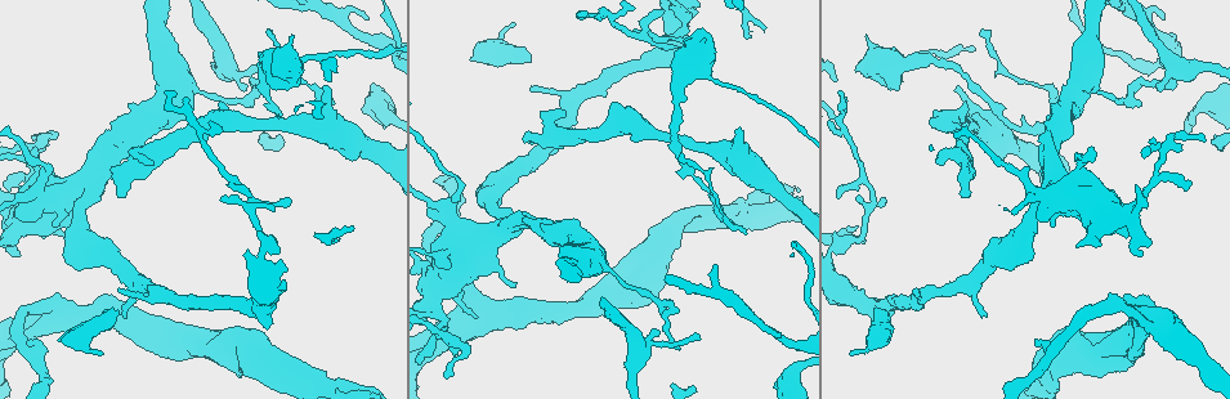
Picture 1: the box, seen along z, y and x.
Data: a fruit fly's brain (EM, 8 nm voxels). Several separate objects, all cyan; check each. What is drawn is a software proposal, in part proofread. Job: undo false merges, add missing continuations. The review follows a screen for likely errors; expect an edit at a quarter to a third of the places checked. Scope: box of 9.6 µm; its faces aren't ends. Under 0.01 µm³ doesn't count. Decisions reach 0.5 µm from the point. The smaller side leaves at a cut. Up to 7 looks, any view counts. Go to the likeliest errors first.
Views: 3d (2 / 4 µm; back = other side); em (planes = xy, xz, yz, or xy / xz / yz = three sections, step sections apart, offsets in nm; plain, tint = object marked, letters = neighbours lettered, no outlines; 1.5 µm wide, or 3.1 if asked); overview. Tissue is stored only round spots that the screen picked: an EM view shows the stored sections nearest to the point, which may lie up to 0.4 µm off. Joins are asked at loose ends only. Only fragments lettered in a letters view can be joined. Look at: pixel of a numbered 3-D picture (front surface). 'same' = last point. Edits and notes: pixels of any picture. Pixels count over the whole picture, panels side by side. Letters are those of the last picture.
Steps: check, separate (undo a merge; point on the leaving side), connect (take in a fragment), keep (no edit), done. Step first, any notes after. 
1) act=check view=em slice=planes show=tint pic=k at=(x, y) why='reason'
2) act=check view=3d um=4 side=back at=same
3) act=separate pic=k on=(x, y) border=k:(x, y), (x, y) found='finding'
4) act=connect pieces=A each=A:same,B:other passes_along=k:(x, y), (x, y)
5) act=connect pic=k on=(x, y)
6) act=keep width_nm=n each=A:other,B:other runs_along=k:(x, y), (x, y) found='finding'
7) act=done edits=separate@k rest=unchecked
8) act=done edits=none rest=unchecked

act=check view=em slice=planes show=letters pic=1 at=(334, 104) why='an open end'

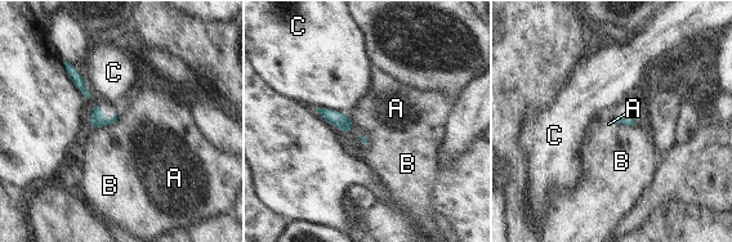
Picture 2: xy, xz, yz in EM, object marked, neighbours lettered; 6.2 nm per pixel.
act=keep each=A:other,B:other,C:other border=2:(119, 119), (115, 122), (92, 130) found='none of them fits'

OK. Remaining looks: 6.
act=check view=em slice=xy step=8 show=plain pic=1 at=(703, 29) why='thick end'

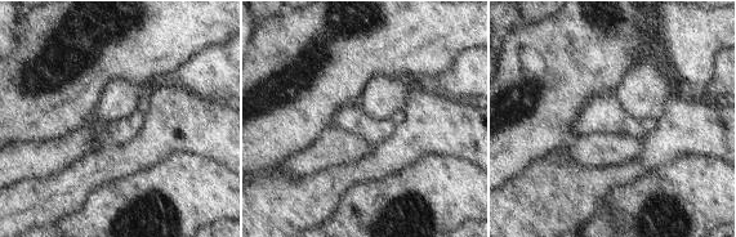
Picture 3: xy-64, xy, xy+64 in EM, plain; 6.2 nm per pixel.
act=check view=em slice=xy step=8 show=tint at=same why='with the object marked'

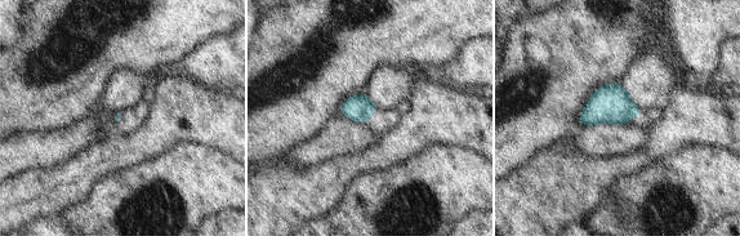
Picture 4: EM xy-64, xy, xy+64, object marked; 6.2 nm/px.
act=check view=em slice=xy step=8 show=letters at=same why='what lies round it'

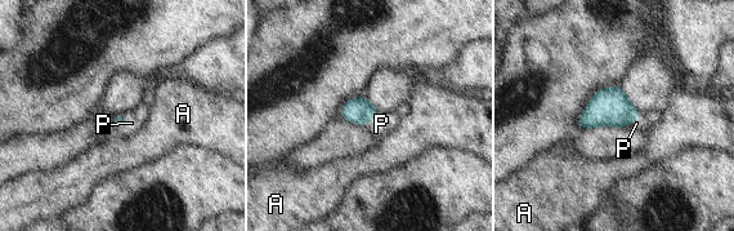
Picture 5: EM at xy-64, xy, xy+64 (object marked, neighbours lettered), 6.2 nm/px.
act=connect pieces=P each=A:other,P:same passes_along=5:(359, 110), (371, 118), (381, 124) found='the cell continues'

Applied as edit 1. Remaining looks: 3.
act=check view=overview

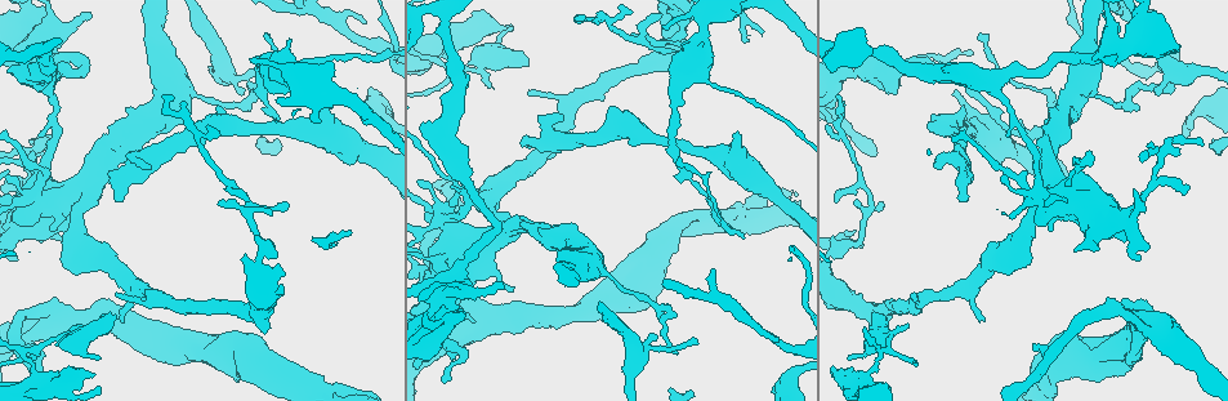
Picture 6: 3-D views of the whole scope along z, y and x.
act=check view=em slice=xy step=4 show=tint pic=6 at=(124, 320) why='branch stops here'

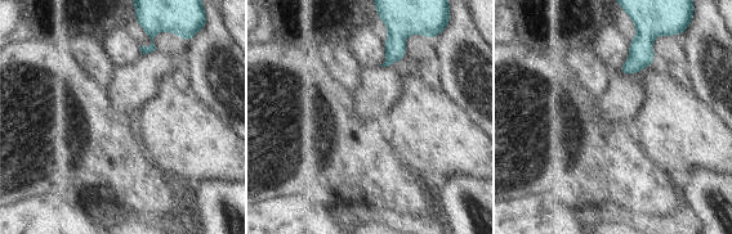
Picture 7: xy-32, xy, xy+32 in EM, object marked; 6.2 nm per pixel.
act=check view=em slice=xz step=8 show=letters at=same why='cut it another way'

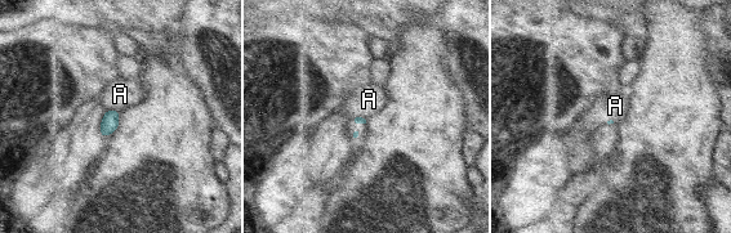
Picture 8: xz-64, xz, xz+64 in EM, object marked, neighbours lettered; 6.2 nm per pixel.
act=keep each=A:other border=8:(107, 108), (115, 108), (120, 112) found='none of them fits'

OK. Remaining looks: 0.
act=done edits=connect@5 rest=unchecked

